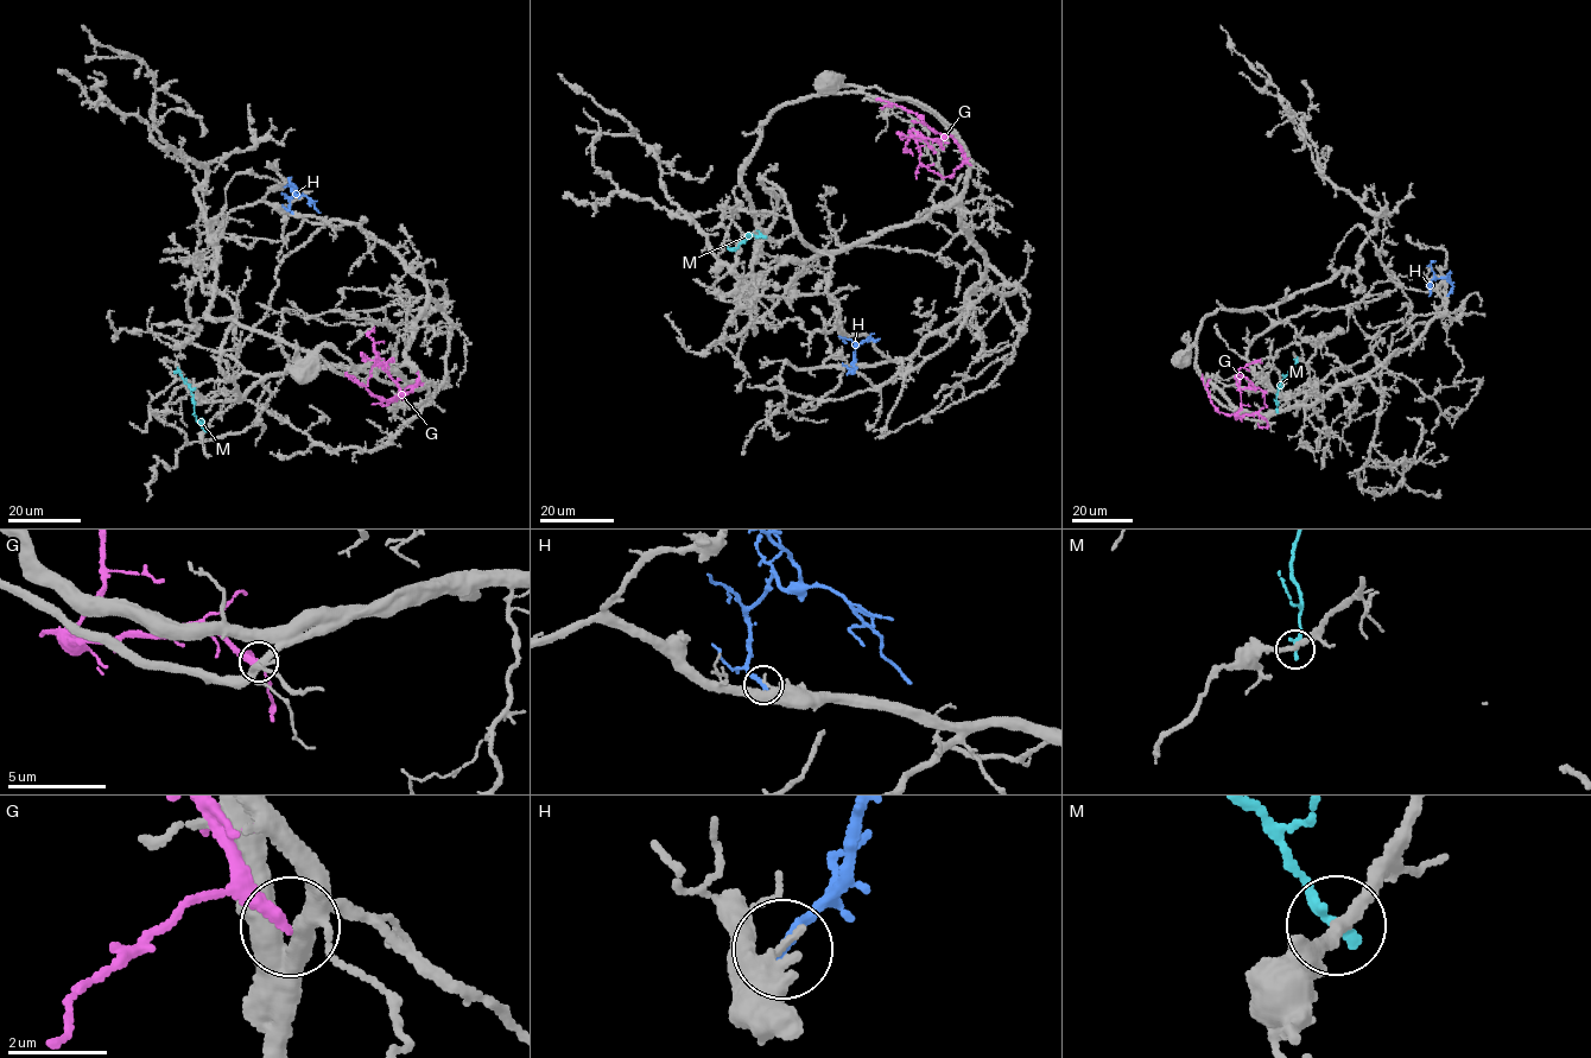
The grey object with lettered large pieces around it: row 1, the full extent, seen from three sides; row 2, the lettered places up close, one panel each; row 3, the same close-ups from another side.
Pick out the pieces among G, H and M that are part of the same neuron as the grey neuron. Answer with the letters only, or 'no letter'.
no letter

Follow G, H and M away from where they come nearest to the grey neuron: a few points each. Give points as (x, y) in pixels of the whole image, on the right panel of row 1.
G: (1265, 419), (1256, 413), (1237, 416), (1241, 406), (1237, 374), (1265, 393), (1267, 407)
H: (1447, 295), (1452, 284), (1445, 277), (1434, 278), (1427, 296)
M: (1276, 411), (1278, 386), (1294, 367), (1294, 360)

